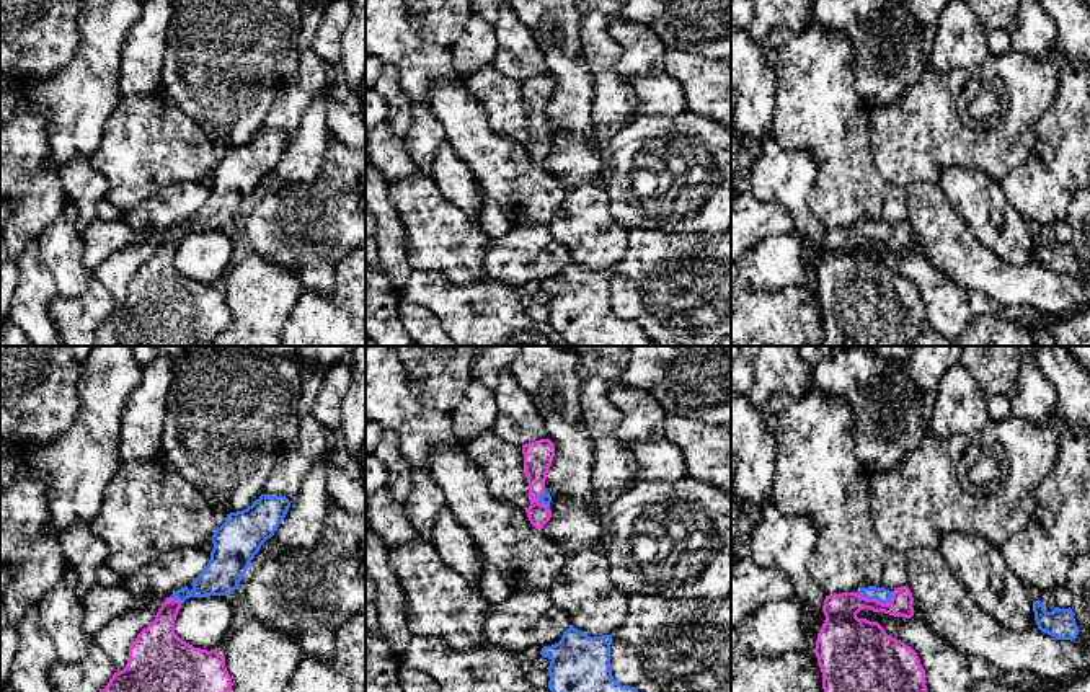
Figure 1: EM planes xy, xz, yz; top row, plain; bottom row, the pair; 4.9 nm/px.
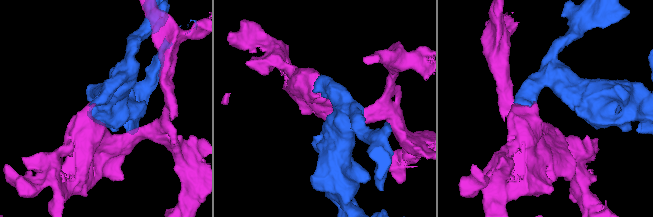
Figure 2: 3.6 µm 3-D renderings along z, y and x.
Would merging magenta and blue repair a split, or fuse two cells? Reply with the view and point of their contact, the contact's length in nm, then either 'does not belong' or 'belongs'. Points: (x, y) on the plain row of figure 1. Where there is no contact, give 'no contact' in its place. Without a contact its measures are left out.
yz (875, 234) | 190 nm | belongs

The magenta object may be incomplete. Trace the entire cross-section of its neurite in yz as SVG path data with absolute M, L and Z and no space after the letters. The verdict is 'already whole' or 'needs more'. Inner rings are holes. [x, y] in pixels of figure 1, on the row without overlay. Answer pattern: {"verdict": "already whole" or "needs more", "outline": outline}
{"verdict": "needs more", "outline": "M868 220L858 227L826 230L822 246L826 255L818 268L814 289L822 307L822 346L915 346L922 335L925 304L917 287L904 276L893 273L878 256L858 253L863 243L894 251L914 250L914 232L906 220L889 225Z"}

